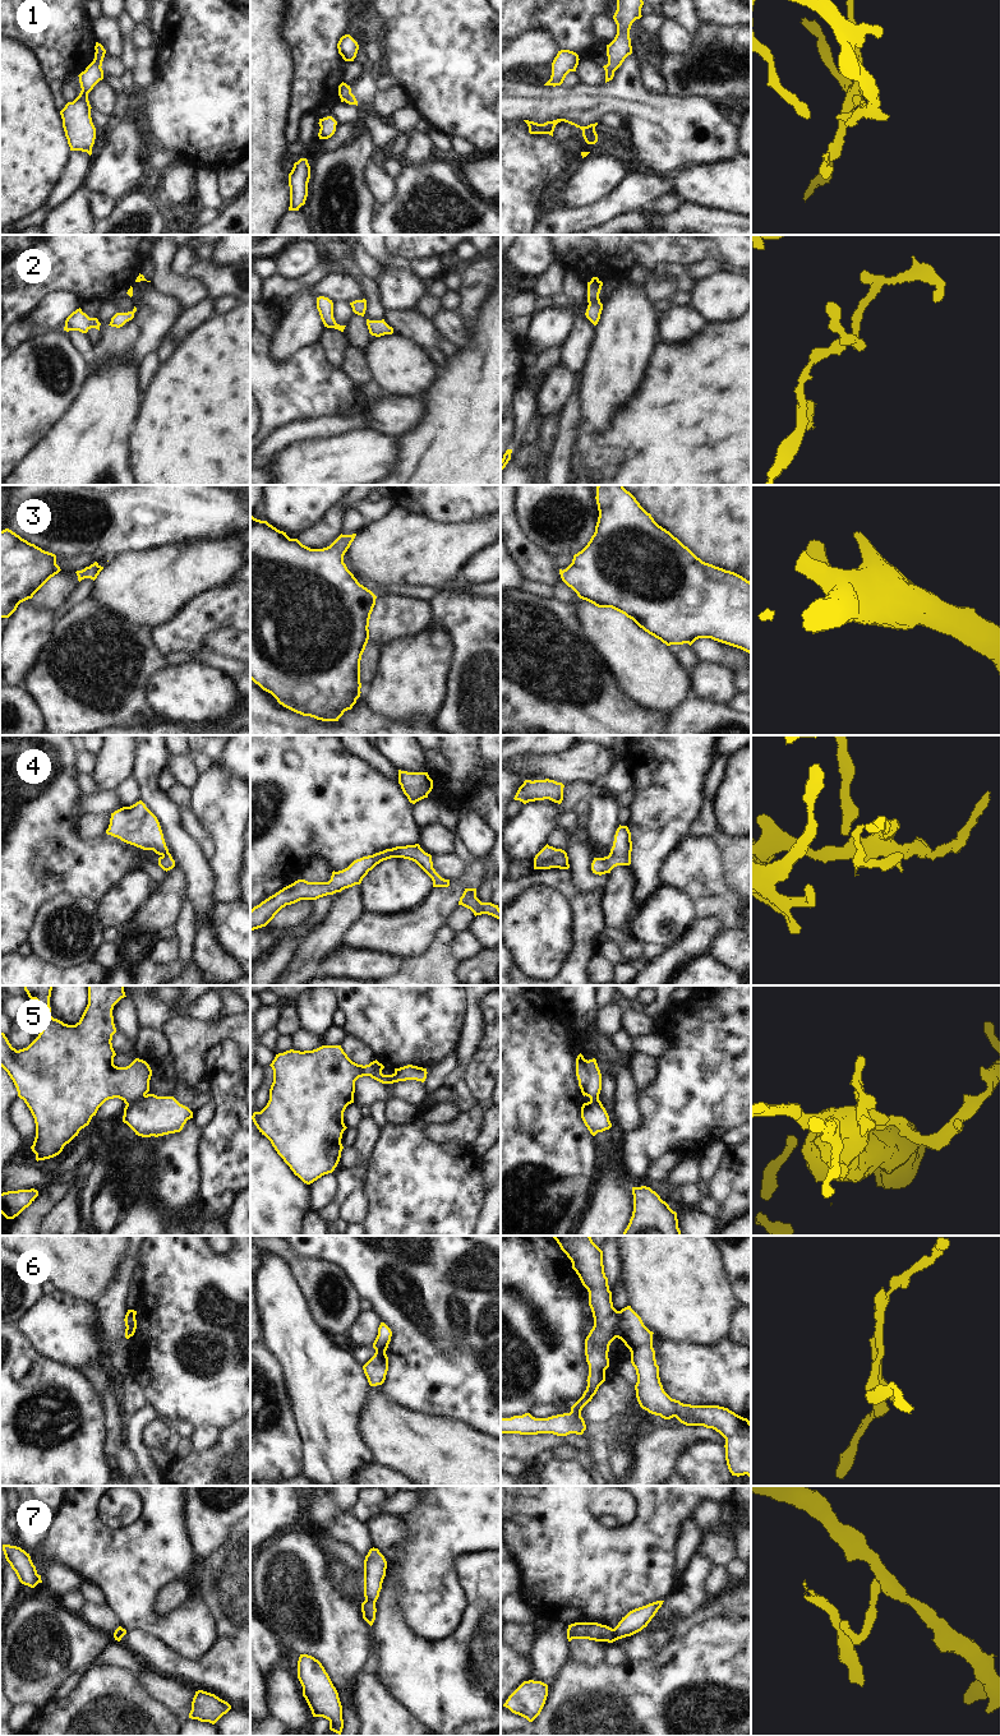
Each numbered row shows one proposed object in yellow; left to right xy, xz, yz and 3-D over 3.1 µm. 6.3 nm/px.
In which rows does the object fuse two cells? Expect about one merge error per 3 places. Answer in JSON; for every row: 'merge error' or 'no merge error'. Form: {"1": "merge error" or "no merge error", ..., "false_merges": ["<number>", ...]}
{"1": "merge error", "2": "no merge error", "3": "no merge error", "4": "merge error", "5": "merge error", "6": "merge error", "7": "merge error", "false_merges": ["1", "4", "5", "6", "7"]}

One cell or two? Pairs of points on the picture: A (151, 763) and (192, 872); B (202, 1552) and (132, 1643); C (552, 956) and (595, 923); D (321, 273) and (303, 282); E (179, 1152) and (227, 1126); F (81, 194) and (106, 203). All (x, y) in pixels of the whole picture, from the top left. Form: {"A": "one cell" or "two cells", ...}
{"A": "one cell", "B": "two cells", "C": "two cells", "D": "one cell", "E": "two cells", "F": "two cells"}

